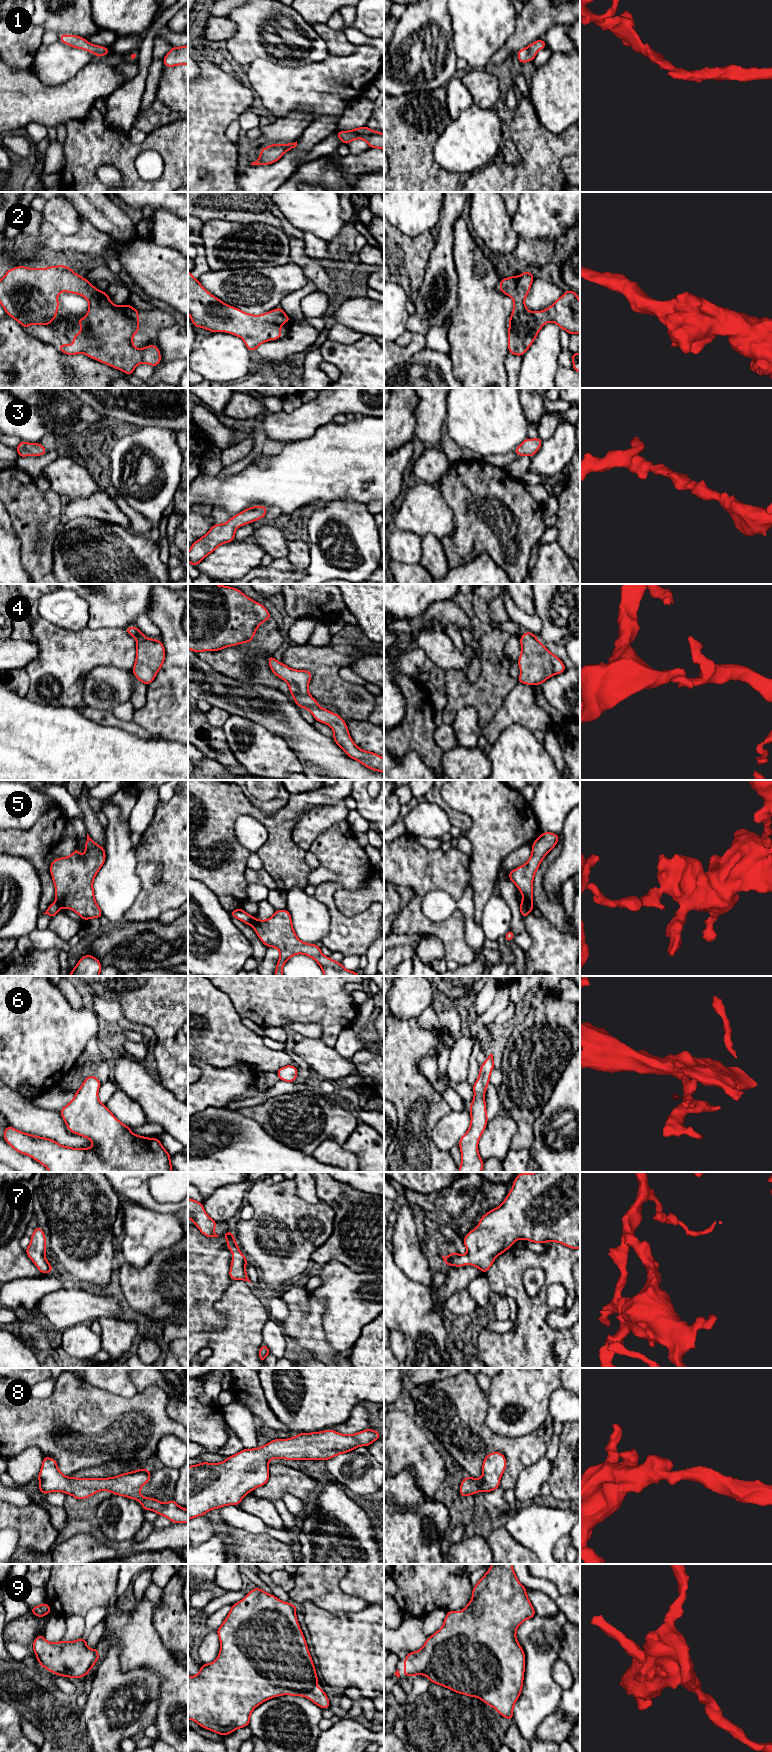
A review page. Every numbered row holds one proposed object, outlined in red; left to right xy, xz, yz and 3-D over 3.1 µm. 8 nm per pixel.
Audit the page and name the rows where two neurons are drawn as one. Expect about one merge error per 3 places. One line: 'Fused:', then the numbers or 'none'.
Fused: 5

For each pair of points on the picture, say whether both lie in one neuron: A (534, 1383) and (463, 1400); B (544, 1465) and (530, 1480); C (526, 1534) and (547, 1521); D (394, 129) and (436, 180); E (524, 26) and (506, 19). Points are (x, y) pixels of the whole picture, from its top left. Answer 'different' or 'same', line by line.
A: different
B: same
C: same
D: same
E: different

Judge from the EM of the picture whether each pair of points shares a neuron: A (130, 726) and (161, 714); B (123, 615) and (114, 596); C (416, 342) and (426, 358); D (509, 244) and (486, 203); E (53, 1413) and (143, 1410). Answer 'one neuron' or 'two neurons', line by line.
A: two neurons
B: one neuron
C: two neurons
D: one neuron
E: one neuron

